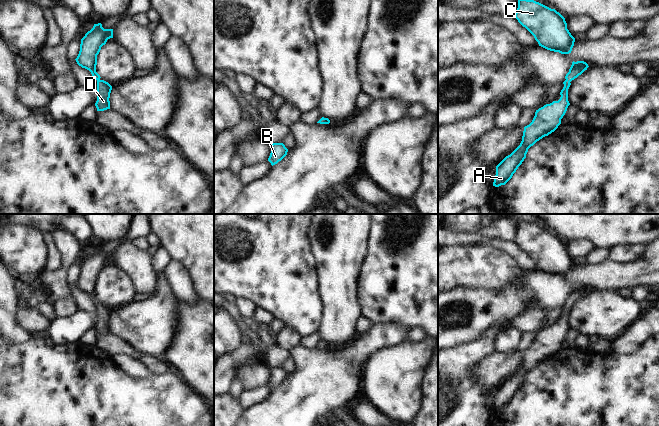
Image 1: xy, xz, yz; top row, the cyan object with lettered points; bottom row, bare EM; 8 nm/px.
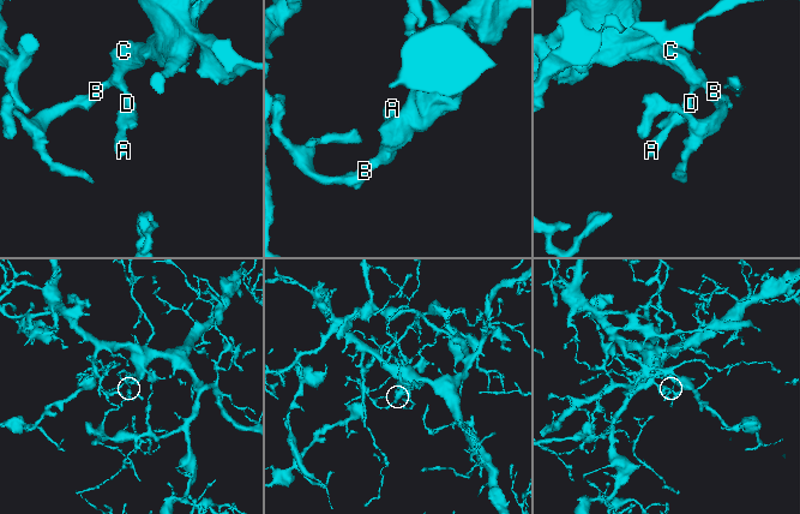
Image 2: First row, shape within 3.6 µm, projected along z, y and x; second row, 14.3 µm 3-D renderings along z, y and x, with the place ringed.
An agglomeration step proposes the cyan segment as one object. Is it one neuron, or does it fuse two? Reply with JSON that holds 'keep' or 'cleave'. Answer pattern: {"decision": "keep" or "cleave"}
{"decision": "keep"}

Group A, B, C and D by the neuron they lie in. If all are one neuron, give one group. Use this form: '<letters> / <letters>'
A B C D

